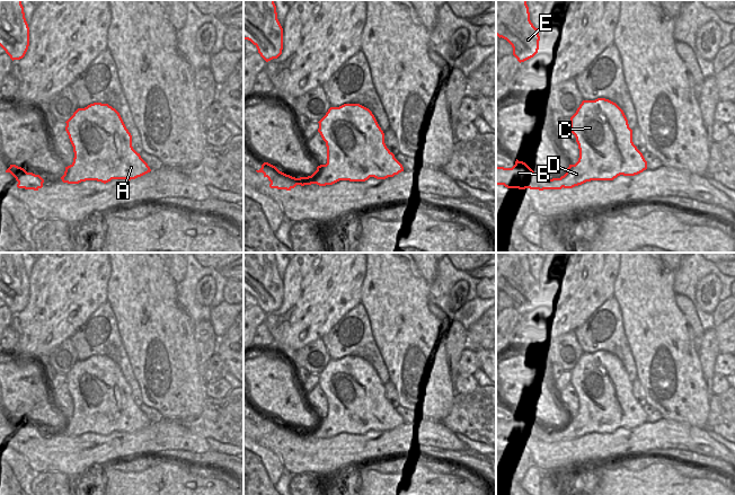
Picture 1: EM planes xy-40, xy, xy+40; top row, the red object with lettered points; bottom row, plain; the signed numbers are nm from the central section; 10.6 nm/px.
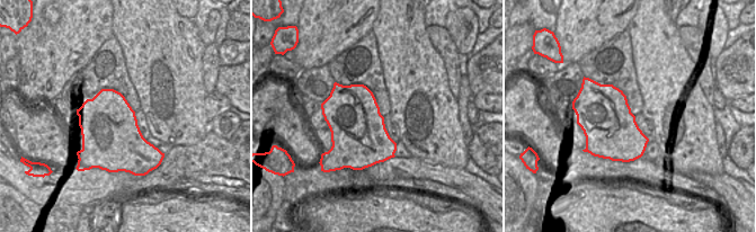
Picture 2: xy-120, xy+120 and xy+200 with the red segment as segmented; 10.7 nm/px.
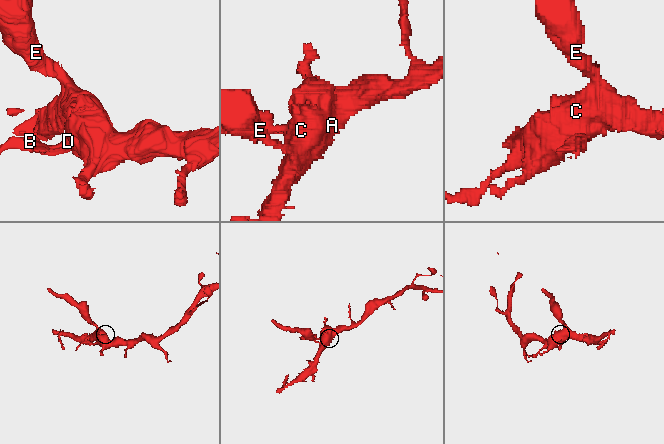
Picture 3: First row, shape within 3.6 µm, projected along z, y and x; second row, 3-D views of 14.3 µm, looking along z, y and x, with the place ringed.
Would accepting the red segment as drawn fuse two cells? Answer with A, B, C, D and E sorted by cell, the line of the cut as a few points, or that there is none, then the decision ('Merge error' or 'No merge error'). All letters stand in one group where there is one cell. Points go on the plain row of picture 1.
Groups: A C D E / B. Split along xy+40 (559, 431), (563, 439). Merge error

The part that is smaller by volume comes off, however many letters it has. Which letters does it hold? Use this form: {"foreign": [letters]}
{"foreign": ["B"]}

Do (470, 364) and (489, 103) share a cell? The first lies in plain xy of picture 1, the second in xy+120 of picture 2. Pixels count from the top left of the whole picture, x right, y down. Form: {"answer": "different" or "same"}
{"answer": "same"}

